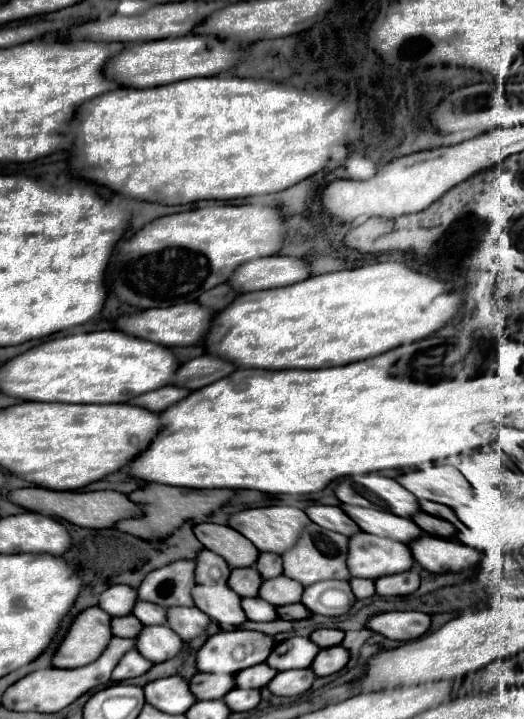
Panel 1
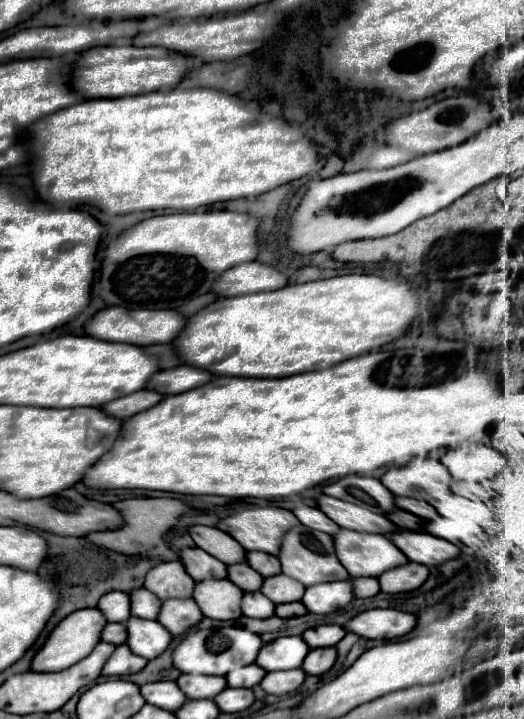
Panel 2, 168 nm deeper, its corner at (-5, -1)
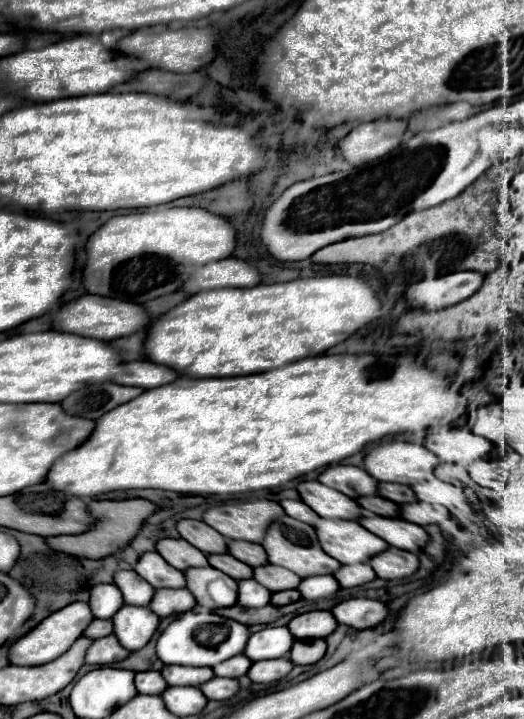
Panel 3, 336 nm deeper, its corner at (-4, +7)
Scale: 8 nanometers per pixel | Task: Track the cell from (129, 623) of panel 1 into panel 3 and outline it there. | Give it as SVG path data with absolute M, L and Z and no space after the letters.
M94 619L88 629L84 631L84 635L100 635L100 637L106 637L114 631L114 625L110 619Z

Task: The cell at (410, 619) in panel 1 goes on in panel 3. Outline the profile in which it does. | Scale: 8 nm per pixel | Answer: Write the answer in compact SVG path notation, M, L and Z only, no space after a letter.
M346 599L332 609L338 623L354 629L374 629L390 615L388 605L374 599Z

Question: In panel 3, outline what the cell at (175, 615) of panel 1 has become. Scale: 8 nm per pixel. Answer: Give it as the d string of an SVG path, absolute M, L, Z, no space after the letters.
M158 589L154 593L154 599L150 603L150 609L160 617L170 617L170 615L182 615L190 609L194 609L196 599L188 589Z

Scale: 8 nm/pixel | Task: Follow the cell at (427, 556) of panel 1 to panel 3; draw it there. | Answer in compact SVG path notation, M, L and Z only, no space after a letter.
M364 513L364 517L358 523L374 535L382 537L388 545L410 553L420 553L430 539L424 527L414 525L410 521L402 521L398 517L378 517L374 513Z

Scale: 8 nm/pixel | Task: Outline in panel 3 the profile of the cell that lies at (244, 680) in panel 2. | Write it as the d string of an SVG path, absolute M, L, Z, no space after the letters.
M236 655L232 659L226 659L226 661L218 663L214 667L214 673L216 673L216 677L234 677L234 679L238 679L238 677L242 677L242 675L248 673L250 665L252 665L252 661L248 657Z

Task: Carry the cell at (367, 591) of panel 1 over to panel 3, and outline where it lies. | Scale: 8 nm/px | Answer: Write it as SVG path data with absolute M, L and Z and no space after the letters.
M368 563L364 565L342 565L338 569L338 573L334 573L334 577L338 579L340 587L360 587L364 583L370 583L376 579L374 569L370 569Z

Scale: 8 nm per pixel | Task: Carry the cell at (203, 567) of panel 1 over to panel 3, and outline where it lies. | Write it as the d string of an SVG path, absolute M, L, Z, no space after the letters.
M160 539L156 551L176 569L186 571L190 567L208 567L206 555L190 545L186 539Z

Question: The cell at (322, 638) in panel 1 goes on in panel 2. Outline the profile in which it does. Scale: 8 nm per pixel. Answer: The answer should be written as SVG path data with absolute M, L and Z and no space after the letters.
M319 625L307 629L301 637L311 649L317 649L317 647L335 647L345 637L345 633L347 631L339 625Z

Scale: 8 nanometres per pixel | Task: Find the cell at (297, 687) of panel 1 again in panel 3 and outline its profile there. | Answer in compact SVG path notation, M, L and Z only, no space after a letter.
M268 659L268 661L254 661L248 677L254 683L274 683L284 679L292 671L292 661L290 659Z

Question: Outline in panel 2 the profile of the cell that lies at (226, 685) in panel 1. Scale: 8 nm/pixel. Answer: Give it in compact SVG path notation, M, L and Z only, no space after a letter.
M179 675L177 685L187 699L213 699L227 687L227 681L215 675Z

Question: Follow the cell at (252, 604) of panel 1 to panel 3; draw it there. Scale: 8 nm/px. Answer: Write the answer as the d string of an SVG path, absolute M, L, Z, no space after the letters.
M254 579L238 581L238 605L242 607L264 607L270 603L272 593L258 585Z

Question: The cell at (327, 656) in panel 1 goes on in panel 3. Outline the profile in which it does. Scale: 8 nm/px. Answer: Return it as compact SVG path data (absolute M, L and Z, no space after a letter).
M312 639L312 641L294 641L290 651L290 661L294 665L312 665L320 661L326 653L326 641L324 639Z

